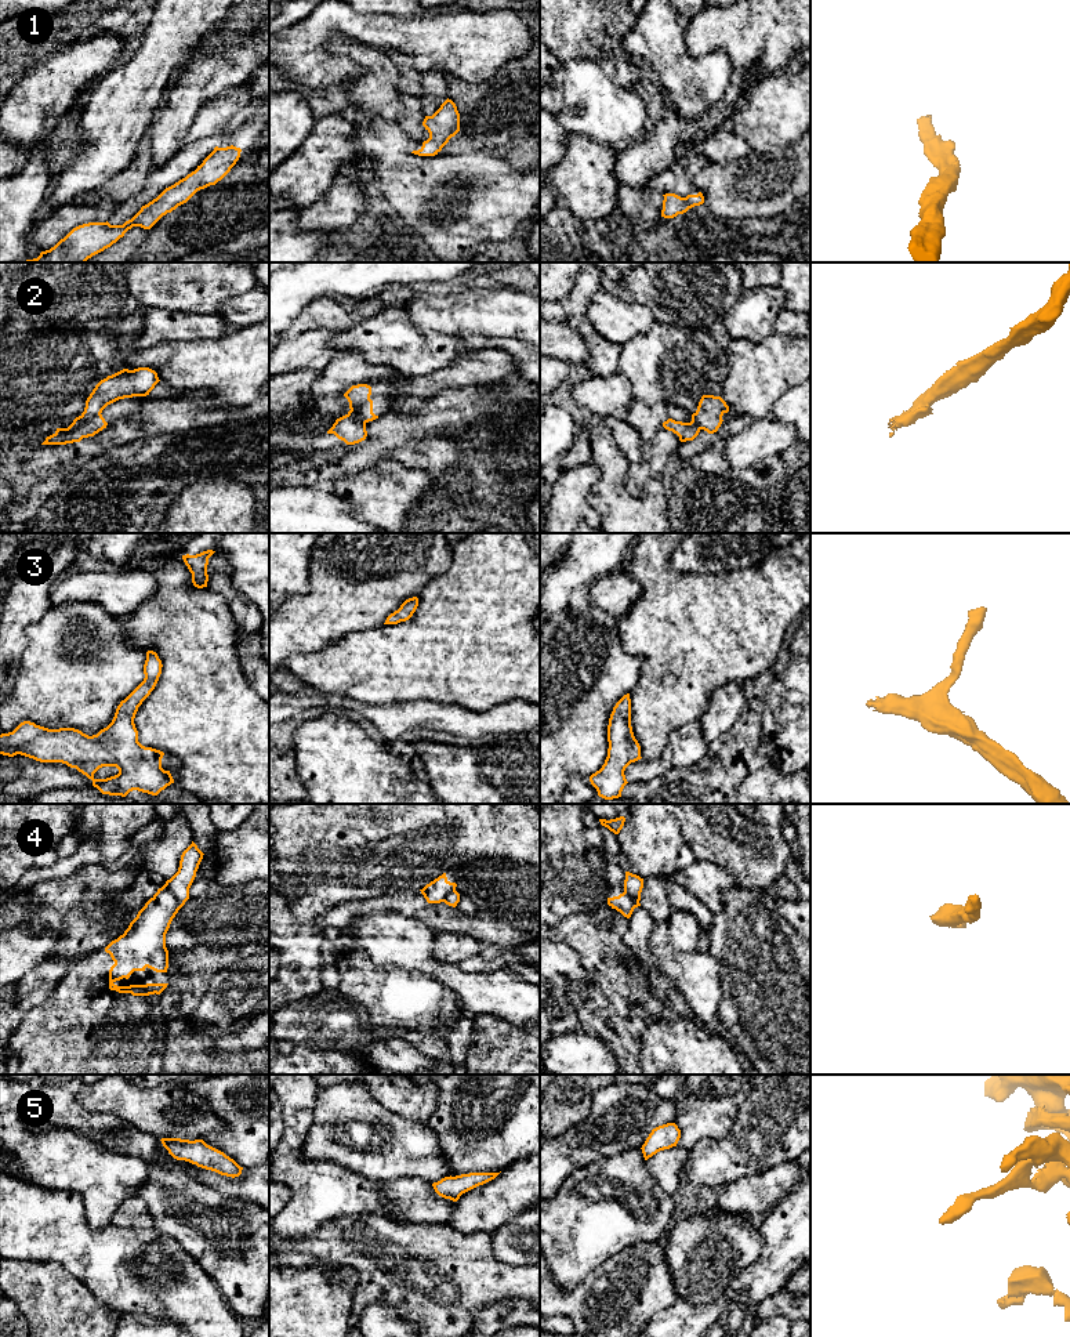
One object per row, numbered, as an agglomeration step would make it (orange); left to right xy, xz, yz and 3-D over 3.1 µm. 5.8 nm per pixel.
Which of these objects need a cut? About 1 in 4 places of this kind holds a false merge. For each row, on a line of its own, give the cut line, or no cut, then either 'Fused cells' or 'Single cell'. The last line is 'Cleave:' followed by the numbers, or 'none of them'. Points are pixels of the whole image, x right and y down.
1: No split. Single cell
2: Split along xy (100, 413), (68, 428). Fused cells
3: No split. Single cell
4: Split along xy (166, 881), (180, 908). Fused cells
5: No split. Single cell
Cleave: 2, 4

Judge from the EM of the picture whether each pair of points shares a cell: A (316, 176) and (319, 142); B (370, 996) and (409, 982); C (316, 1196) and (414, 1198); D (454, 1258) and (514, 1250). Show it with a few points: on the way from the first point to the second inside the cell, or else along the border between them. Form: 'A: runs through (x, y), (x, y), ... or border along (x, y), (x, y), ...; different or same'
A: runs through (316, 167), (316, 151); same
B: runs through (380, 993), (399, 992); same
C: border along (381, 1182), (381, 1195), (391, 1206), (392, 1213); different
D: border along (489, 1235), (492, 1252), (501, 1261), (525, 1264); different

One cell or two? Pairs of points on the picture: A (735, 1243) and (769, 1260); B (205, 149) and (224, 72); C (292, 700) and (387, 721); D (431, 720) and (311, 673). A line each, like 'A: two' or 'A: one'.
A: two
B: two
C: one
D: two

